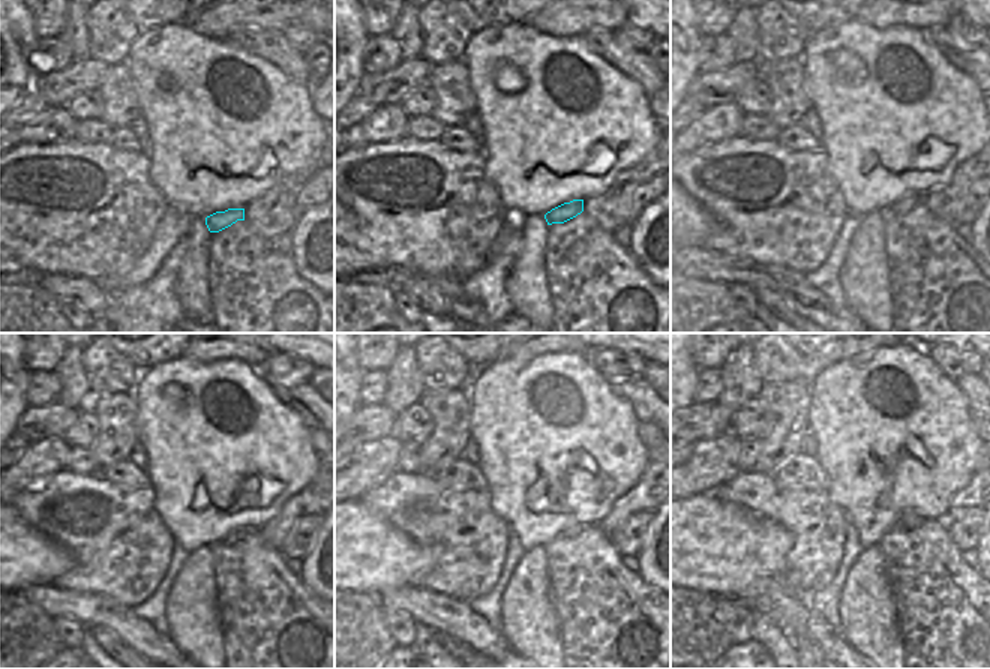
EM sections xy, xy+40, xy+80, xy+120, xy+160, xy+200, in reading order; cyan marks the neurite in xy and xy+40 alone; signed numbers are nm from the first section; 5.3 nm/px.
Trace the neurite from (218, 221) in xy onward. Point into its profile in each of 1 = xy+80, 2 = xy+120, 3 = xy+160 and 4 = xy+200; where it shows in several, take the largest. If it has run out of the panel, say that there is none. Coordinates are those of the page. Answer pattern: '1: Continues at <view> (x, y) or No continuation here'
1: Continues at xy+80 (906, 203)
2: Continues at xy+120 (240, 533)
3: Continues at xy+160 (575, 530)
4: Continues at xy+200 (909, 519).

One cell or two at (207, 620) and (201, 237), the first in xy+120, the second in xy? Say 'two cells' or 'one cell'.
one cell

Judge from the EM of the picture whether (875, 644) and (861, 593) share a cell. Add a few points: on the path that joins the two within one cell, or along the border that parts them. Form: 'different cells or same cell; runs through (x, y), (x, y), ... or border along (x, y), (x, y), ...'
same cell; runs through (873, 632), (869, 624), (866, 605)

